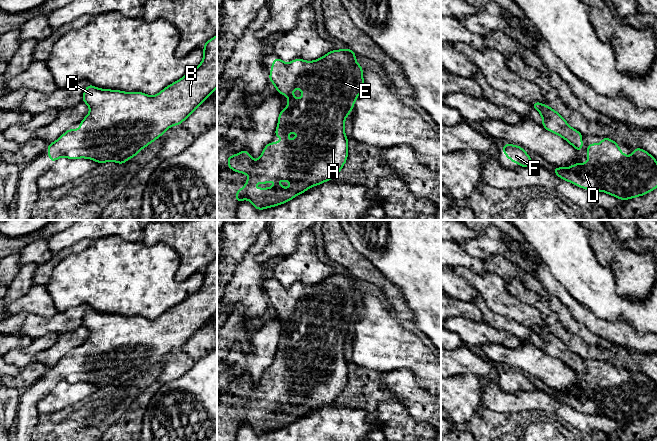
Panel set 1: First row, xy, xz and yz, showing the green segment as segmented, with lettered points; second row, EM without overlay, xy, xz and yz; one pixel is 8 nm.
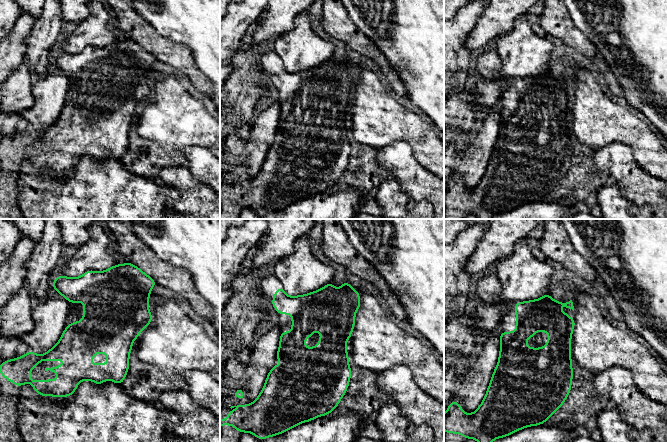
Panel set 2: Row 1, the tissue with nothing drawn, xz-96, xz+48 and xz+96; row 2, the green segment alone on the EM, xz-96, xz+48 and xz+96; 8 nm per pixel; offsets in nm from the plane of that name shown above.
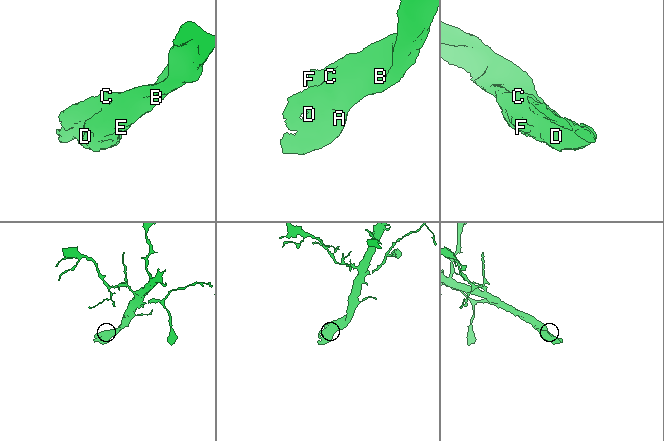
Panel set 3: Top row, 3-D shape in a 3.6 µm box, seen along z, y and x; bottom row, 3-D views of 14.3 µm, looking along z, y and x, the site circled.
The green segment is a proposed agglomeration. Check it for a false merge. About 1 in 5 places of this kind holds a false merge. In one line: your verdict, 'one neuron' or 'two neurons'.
one neuron

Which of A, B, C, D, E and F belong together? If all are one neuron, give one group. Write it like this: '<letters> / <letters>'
A B C D E F

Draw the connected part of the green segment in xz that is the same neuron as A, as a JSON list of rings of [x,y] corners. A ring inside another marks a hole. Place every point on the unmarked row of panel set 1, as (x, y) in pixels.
[[[346,272],[334,273],[311,286],[294,283],[286,288],[279,281],[274,283],[268,302],[281,319],[288,320],[288,331],[280,335],[274,360],[289,361],[289,356],[293,355],[298,357],[298,361],[278,367],[269,366],[257,385],[253,385],[246,374],[227,380],[231,394],[250,399],[246,409],[236,415],[234,421],[238,428],[243,423],[248,423],[256,434],[277,430],[304,417],[310,411],[334,403],[341,395],[348,380],[344,345],[353,333],[356,322],[364,314],[363,293],[355,285],[356,279]],[[295,312],[302,313],[302,323],[293,320]],[[272,404],[287,404],[291,406],[291,410],[286,413],[280,407],[275,407],[270,413],[253,412],[257,405],[265,408]]]

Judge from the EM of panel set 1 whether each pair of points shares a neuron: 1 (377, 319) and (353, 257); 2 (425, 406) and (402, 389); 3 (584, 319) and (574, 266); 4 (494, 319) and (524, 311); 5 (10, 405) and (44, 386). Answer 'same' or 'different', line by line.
1: different
2: same
3: different
4: different
5: different

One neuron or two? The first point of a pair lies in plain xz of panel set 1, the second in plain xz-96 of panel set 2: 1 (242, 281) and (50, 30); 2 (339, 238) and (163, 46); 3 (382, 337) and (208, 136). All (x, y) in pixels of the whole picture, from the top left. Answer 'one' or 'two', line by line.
1: one
2: one
3: one

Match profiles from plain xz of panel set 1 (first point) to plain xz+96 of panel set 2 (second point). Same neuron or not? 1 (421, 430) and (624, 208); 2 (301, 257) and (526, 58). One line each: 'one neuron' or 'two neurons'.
1: one neuron
2: one neuron

